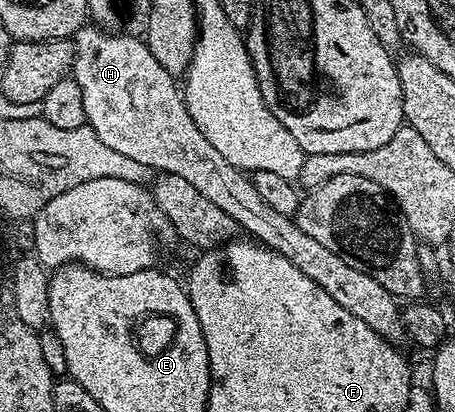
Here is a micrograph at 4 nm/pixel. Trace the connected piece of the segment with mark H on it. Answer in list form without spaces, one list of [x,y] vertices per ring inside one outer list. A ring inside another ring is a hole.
[[[87,24],[74,35],[74,64],[72,77],[84,92],[84,116],[86,125],[91,126],[108,144],[108,148],[144,164],[147,171],[181,176],[193,184],[199,192],[216,208],[228,212],[232,220],[243,231],[247,230],[251,239],[257,240],[269,250],[292,260],[308,280],[320,284],[340,308],[344,308],[352,318],[364,320],[372,332],[384,340],[398,344],[407,337],[402,323],[399,299],[384,288],[384,284],[372,280],[372,276],[351,268],[345,260],[340,260],[336,252],[328,252],[324,244],[312,240],[308,232],[300,232],[293,217],[276,212],[256,192],[251,175],[245,169],[233,166],[229,157],[217,145],[204,137],[204,132],[196,128],[196,120],[186,107],[183,91],[176,83],[175,75],[160,66],[155,56],[141,37],[129,38],[126,34],[107,32],[94,24]]]

